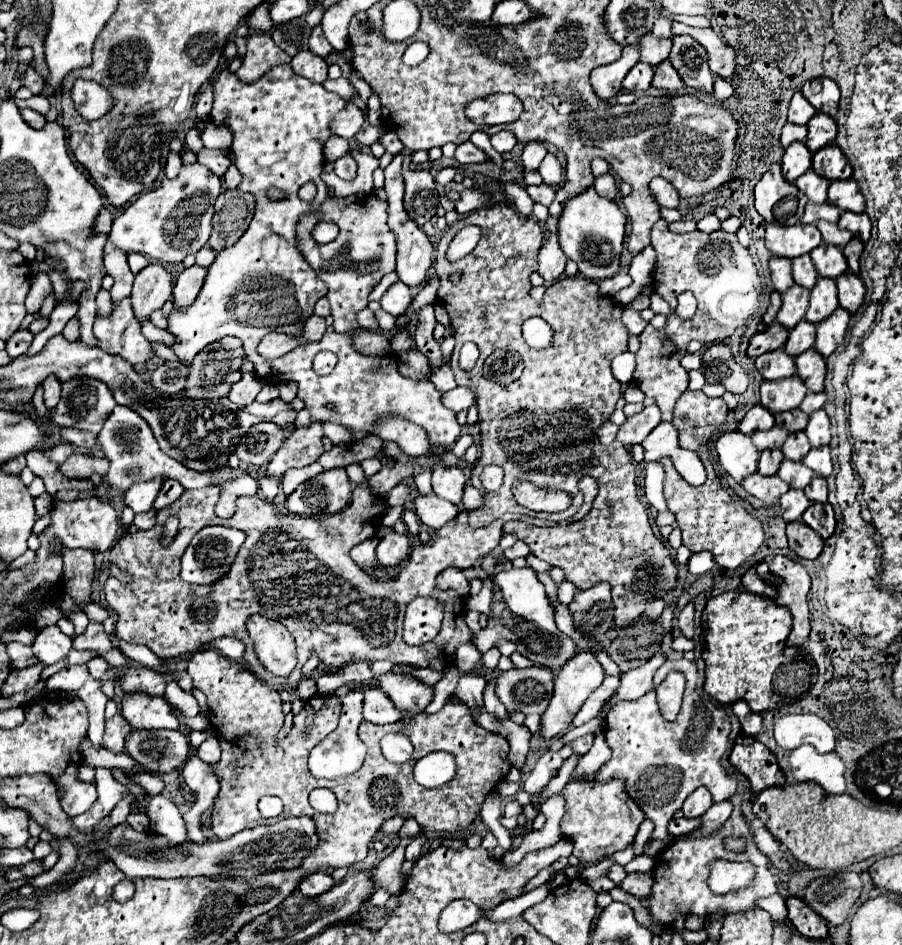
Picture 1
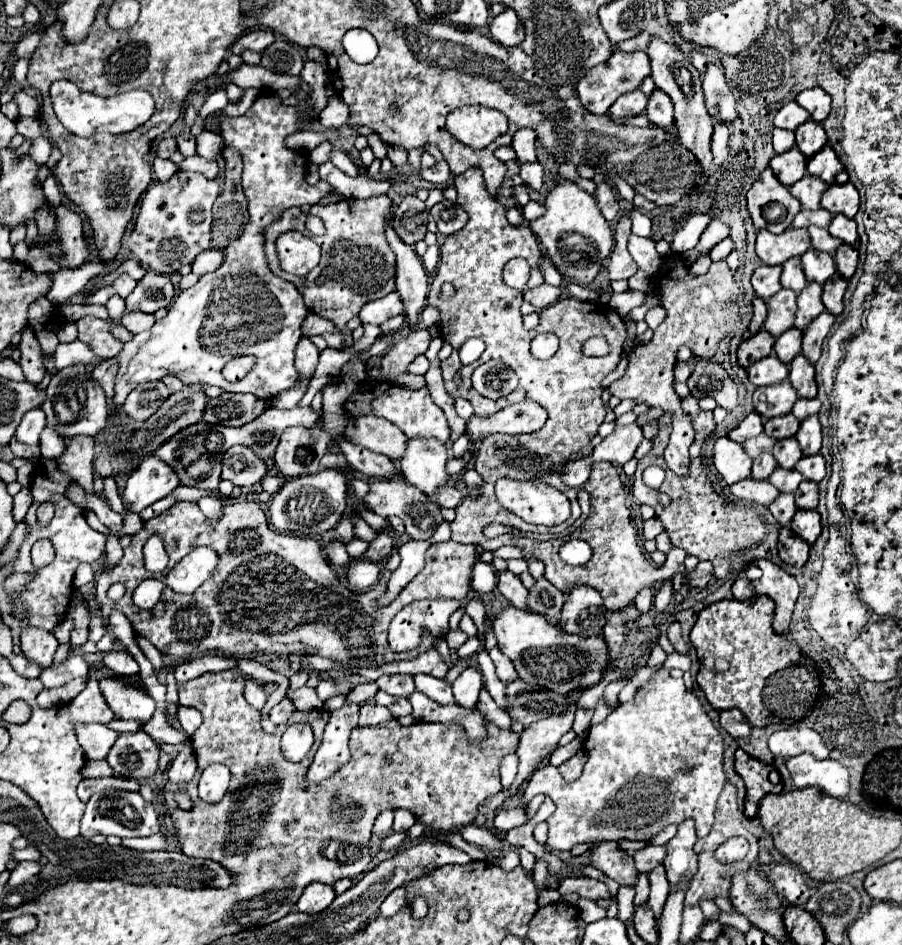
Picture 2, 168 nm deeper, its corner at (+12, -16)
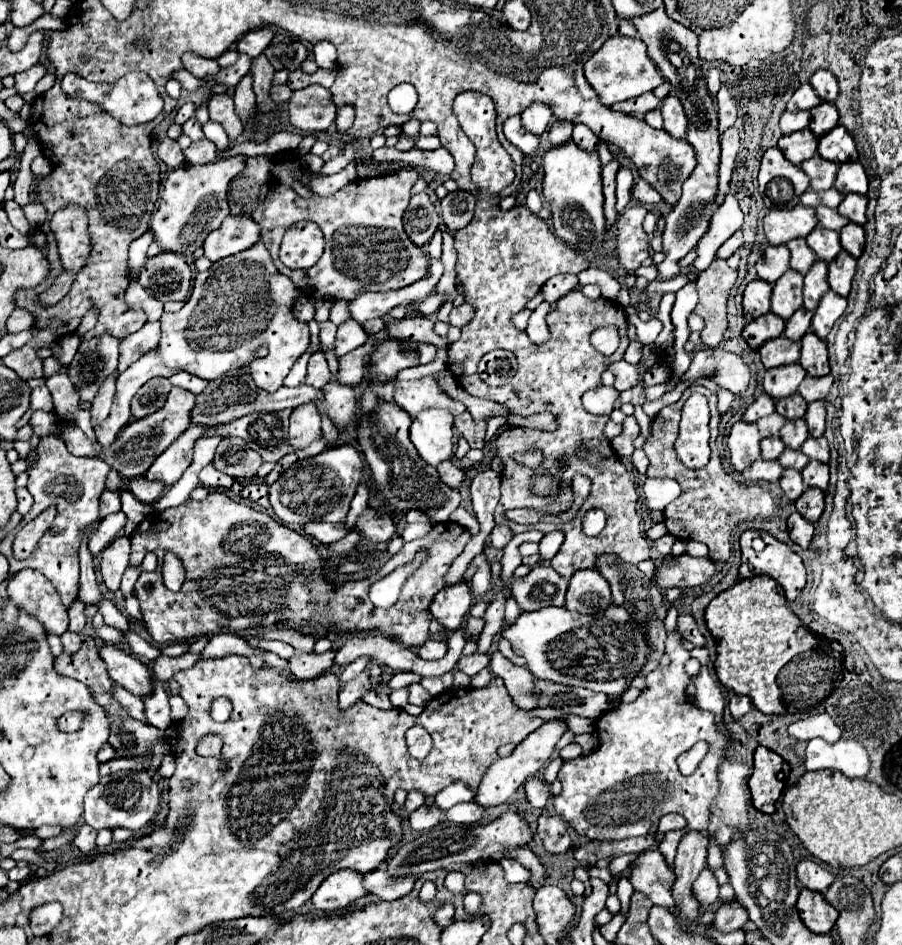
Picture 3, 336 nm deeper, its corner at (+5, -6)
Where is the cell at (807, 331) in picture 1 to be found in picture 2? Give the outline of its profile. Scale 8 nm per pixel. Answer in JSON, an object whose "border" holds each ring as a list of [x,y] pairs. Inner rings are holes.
{"border":[[[796,328],[786,330],[782,336],[776,338],[776,344],[774,344],[776,356],[786,364],[790,364],[790,360],[800,354],[800,344],[802,344],[802,330],[796,330]]]}

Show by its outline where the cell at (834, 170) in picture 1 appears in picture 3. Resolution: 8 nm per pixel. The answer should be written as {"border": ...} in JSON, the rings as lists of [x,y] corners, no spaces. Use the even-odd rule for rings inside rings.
{"border":[[[837,126],[833,132],[819,138],[819,150],[817,152],[821,158],[827,158],[835,164],[857,162],[857,158],[859,158],[855,142],[843,126]]]}

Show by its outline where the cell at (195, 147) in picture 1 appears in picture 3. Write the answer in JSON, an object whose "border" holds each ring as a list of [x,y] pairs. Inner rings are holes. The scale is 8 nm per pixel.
{"border":[[[189,118],[185,124],[183,124],[183,134],[189,136],[191,140],[203,140],[203,130],[201,130],[201,124],[195,122],[195,118]]]}

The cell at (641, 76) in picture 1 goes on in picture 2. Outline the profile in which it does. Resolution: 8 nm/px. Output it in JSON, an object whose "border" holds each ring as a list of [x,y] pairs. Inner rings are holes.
{"border":[[[634,90],[630,94],[620,96],[620,100],[612,104],[610,114],[614,118],[632,118],[642,114],[646,110],[646,104],[648,104],[648,96],[642,90]]]}

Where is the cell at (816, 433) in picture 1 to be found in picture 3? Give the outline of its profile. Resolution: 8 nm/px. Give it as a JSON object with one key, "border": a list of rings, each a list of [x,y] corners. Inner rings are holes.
{"border":[[[823,400],[811,402],[809,408],[807,408],[807,414],[805,414],[805,422],[807,422],[809,434],[811,434],[813,438],[823,436],[823,432],[825,432],[825,418],[827,418],[825,402],[823,402]]]}

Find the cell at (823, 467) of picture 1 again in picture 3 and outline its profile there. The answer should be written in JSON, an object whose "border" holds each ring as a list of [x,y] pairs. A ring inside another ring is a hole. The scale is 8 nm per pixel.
{"border":[[[807,438],[807,442],[801,446],[801,452],[809,460],[817,460],[823,464],[829,462],[829,446],[827,446],[825,438]]]}

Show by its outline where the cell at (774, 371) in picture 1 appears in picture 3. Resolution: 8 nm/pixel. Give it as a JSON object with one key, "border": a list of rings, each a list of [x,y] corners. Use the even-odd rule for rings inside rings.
{"border":[[[779,336],[779,338],[765,342],[759,348],[759,356],[761,356],[761,362],[765,368],[777,368],[777,366],[793,364],[799,360],[799,344],[791,342],[785,336]]]}

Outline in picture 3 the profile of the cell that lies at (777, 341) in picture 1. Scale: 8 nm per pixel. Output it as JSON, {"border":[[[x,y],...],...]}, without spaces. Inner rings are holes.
{"border":[[[769,312],[763,318],[757,318],[755,322],[747,324],[743,330],[743,338],[747,340],[747,344],[753,350],[759,350],[767,340],[781,336],[783,330],[785,330],[785,322],[779,316],[775,316],[773,312]]]}

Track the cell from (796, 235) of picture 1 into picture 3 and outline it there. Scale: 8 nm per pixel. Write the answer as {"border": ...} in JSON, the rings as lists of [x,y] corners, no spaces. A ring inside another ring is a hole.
{"border":[[[801,204],[791,210],[771,208],[765,216],[765,236],[771,246],[781,246],[795,238],[807,238],[815,226],[815,208],[805,208]]]}

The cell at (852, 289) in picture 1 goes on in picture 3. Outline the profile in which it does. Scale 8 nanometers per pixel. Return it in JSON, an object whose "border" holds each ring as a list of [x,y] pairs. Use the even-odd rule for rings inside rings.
{"border":[[[845,250],[839,252],[839,256],[829,264],[829,286],[839,296],[847,296],[851,290],[851,280],[855,276],[855,258],[847,254]]]}

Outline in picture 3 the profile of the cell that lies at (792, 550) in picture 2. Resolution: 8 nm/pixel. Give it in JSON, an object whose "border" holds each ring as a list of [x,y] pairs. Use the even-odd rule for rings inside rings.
{"border":[[[793,512],[789,516],[789,536],[795,544],[799,544],[805,550],[811,544],[811,538],[813,538],[813,524],[807,522],[801,514]]]}

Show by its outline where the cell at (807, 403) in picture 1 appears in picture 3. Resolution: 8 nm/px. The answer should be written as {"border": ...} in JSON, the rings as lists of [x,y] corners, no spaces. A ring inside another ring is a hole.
{"border":[[[805,376],[805,380],[801,382],[799,386],[799,394],[803,396],[803,400],[809,404],[809,402],[815,402],[815,400],[823,400],[829,390],[831,390],[831,384],[833,384],[833,376],[825,376],[825,378],[811,378],[811,376]]]}

